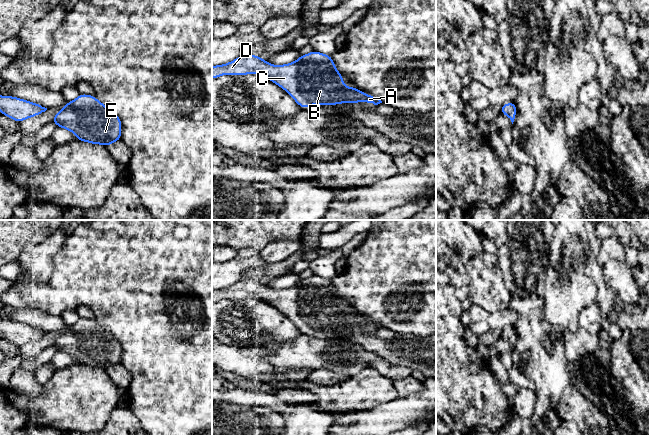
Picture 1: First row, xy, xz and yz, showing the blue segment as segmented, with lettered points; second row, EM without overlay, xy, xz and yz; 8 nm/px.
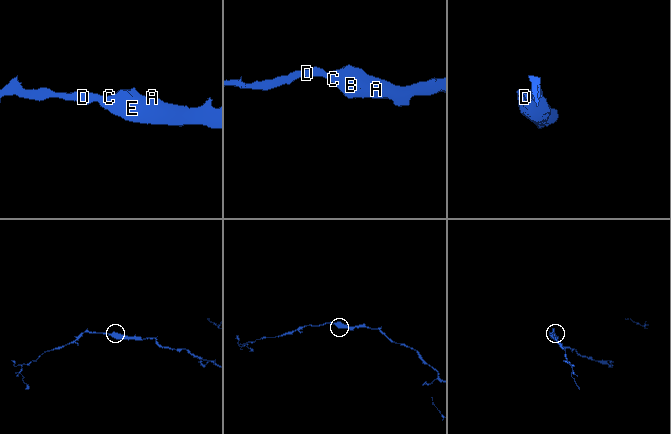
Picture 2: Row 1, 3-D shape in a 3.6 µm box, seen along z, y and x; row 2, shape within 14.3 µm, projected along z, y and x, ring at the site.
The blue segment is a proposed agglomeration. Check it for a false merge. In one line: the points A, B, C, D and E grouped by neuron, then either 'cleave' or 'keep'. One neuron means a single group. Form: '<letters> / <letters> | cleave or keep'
A B C D E | keep

